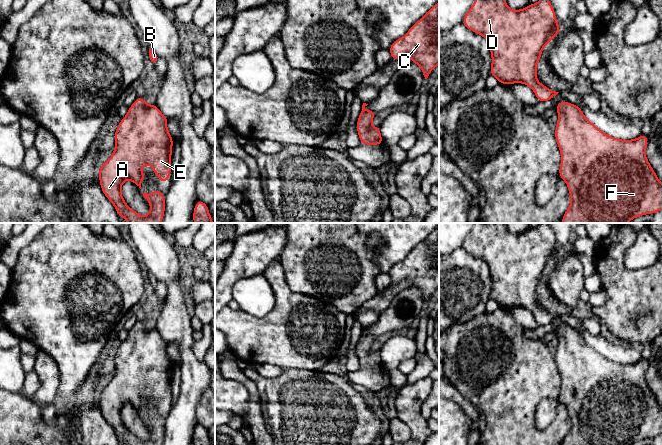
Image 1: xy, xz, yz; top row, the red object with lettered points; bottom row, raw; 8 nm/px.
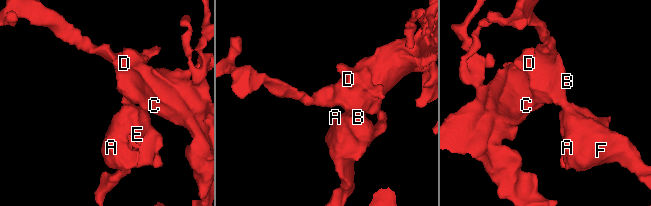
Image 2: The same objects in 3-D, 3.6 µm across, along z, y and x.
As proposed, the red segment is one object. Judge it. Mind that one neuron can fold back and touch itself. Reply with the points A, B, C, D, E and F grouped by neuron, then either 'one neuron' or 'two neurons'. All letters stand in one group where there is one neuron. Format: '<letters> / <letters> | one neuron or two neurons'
A B C D E F | one neuron

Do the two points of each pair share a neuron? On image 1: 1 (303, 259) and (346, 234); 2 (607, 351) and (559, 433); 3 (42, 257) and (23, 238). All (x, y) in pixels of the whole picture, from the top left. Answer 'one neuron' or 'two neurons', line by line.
1: one neuron
2: two neurons
3: two neurons

